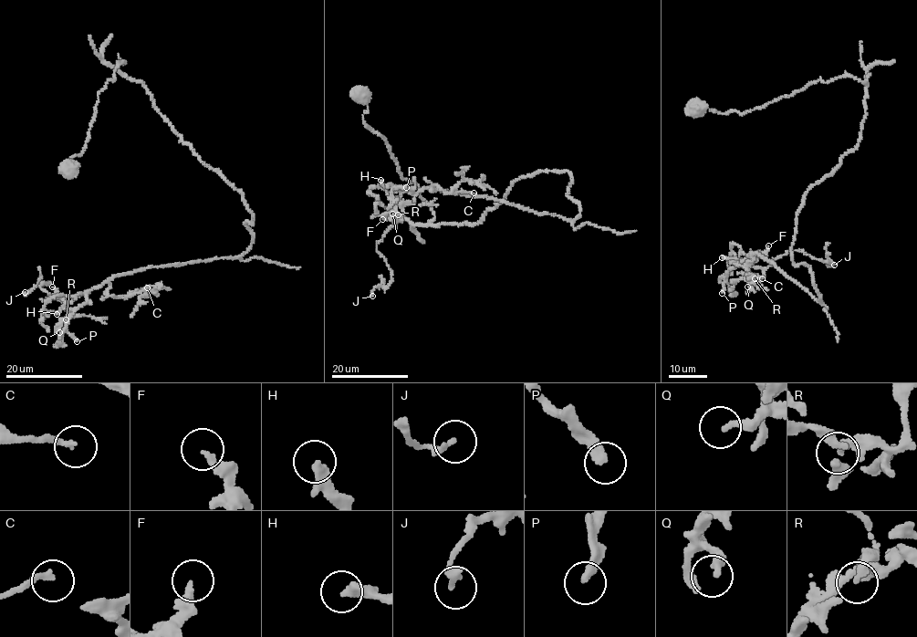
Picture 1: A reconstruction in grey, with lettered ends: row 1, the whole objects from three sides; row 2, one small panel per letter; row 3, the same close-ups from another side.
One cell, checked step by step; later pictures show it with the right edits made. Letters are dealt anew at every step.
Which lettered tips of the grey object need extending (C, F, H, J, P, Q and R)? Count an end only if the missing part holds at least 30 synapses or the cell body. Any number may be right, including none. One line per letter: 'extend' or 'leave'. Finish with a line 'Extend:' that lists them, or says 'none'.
C: extend
F: extend
H: extend
J: leave
P: leave
Q: leave
R: leave
Extend: C, F, H

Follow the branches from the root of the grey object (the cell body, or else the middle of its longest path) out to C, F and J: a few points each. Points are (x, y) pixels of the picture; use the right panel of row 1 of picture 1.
C: (696, 108), (866, 83), (860, 138), (797, 215), (792, 262), (819, 300), (755, 253), (762, 278)
F: (696, 108), (866, 82), (860, 138), (797, 215), (792, 262), (819, 300), (748, 255), (768, 245)
J: (696, 108), (866, 82), (860, 138), (797, 215), (819, 300), (738, 265), (834, 265)

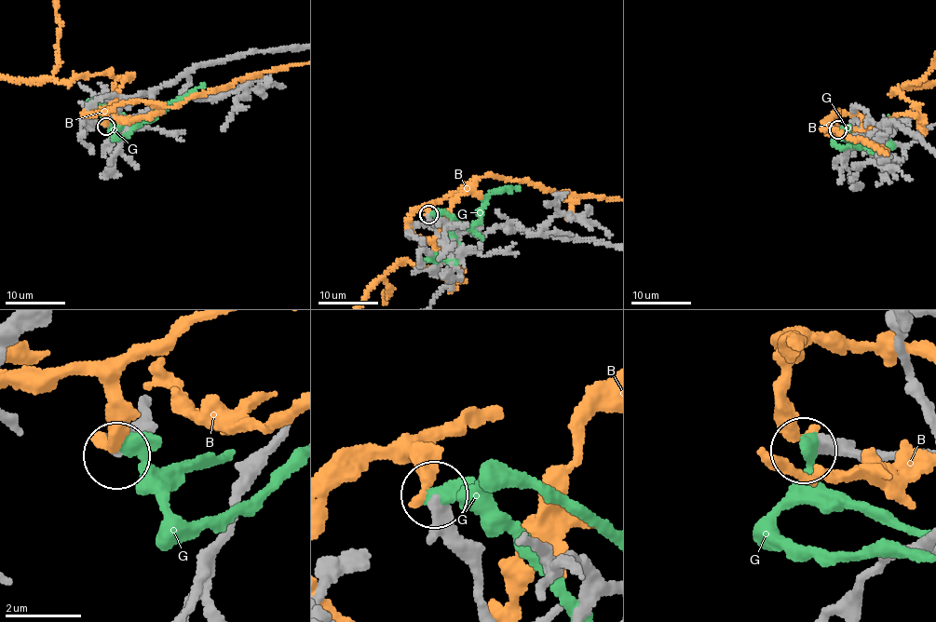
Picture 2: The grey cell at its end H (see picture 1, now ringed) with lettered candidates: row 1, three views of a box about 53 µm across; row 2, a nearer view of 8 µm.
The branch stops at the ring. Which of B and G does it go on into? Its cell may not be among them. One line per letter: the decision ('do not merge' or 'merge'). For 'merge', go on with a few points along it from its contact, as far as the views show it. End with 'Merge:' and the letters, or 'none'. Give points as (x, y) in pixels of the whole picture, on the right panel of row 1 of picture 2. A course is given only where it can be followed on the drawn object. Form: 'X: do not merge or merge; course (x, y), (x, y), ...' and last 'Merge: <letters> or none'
B: do not merge
G: do not merge
Merge: none

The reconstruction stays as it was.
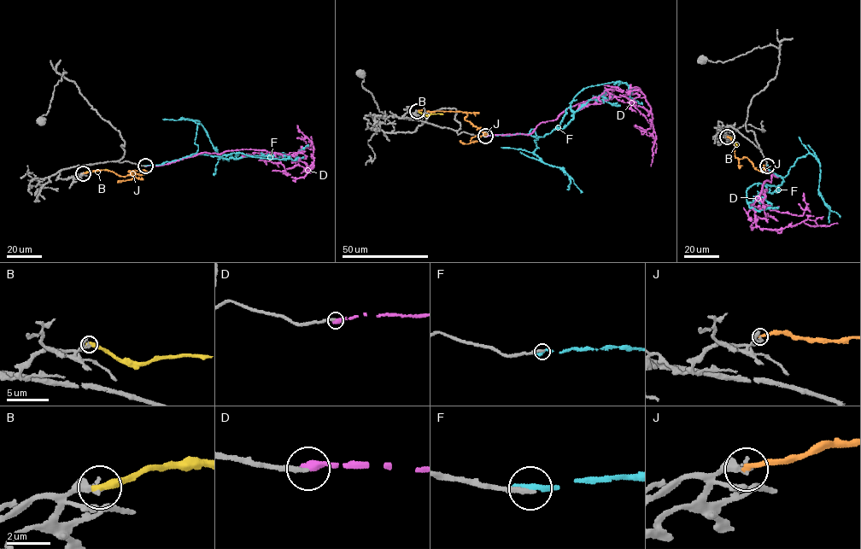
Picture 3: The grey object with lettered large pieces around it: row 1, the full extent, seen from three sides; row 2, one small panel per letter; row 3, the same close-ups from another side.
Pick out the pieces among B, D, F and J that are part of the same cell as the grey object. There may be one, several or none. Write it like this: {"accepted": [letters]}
{"accepted": ["D"]}

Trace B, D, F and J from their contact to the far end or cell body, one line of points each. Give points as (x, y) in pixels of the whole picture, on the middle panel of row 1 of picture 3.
B: (417, 111), (426, 115), (442, 113)
D: (486, 136), (530, 134), (569, 108), (608, 94), (622, 96), (639, 87), (651, 108), (656, 137), (651, 166)
F: (485, 136), (533, 129), (543, 137), (590, 86), (625, 83), (630, 98), (642, 103)
J: (417, 111), (465, 112), (465, 120), (485, 134), (472, 137), (471, 142), (474, 142), (459, 141)

